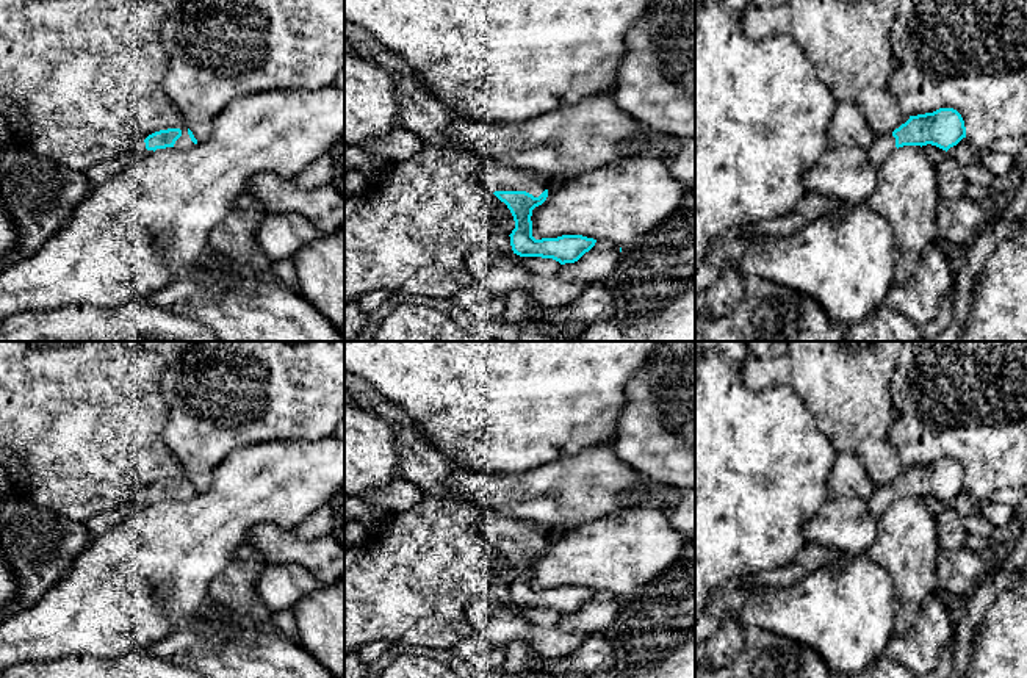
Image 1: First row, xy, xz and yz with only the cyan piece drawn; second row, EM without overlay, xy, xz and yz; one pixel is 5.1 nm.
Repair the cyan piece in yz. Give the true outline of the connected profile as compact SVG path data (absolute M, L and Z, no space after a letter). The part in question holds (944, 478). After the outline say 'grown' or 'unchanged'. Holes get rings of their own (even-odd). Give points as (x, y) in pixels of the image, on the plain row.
M939 459L933 463L910 467L891 485L875 487L866 503L877 520L899 498L932 495L947 503L963 489L966 489L966 478L961 465L953 459Z | grown

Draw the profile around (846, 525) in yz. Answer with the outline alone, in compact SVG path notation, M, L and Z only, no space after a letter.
M861 498L827 499L803 528L809 543L838 553L859 554L877 539L877 520Z

